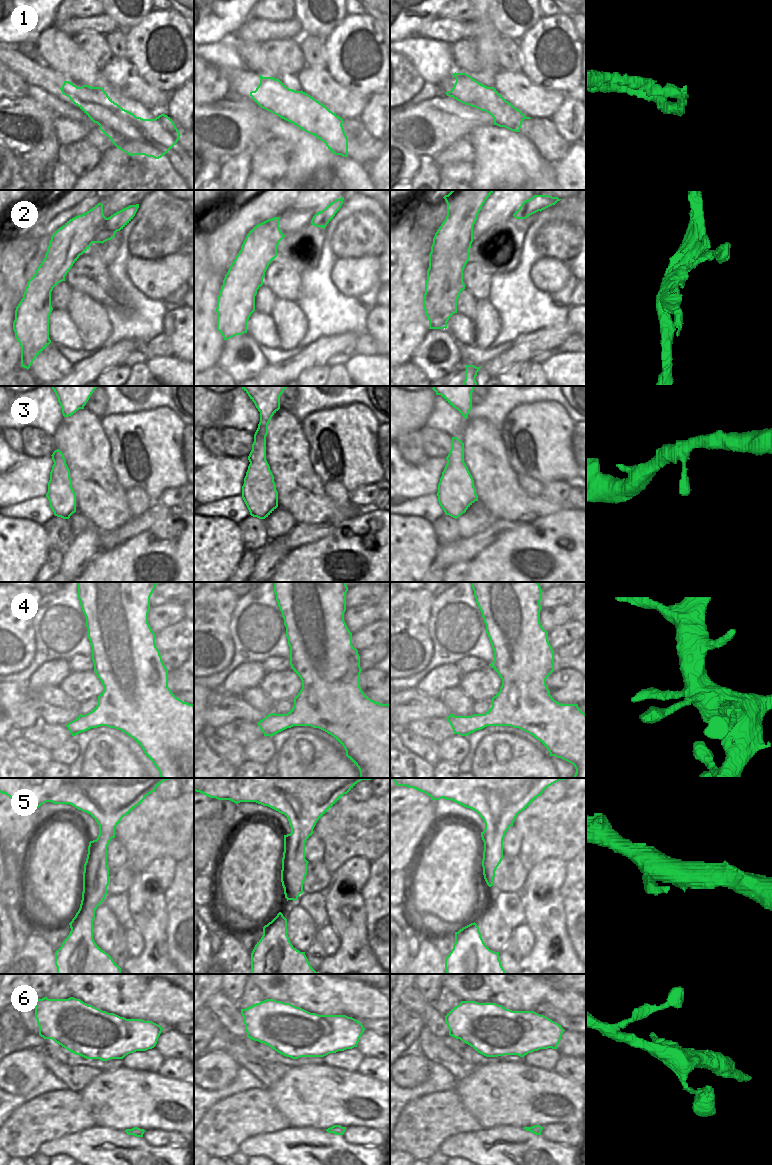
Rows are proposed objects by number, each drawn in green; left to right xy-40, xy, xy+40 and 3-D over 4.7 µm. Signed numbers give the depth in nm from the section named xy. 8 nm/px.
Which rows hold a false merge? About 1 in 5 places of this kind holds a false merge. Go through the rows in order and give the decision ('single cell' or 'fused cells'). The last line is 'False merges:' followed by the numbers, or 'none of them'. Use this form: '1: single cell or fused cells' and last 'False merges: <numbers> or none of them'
1: fused cells
2: fused cells
3: single cell
4: single cell
5: single cell
6: single cell
False merges: 1, 2

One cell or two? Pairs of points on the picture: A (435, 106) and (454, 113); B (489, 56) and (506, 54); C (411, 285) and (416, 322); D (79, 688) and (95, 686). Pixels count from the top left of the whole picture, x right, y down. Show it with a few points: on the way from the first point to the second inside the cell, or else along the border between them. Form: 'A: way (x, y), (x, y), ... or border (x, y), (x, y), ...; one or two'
A: way (440, 106), (449, 113); one
B: border (501, 36), (496, 46), (499, 68); two
C: way (411, 294), (411, 313); one
D: way (83, 686), (91, 686); one

